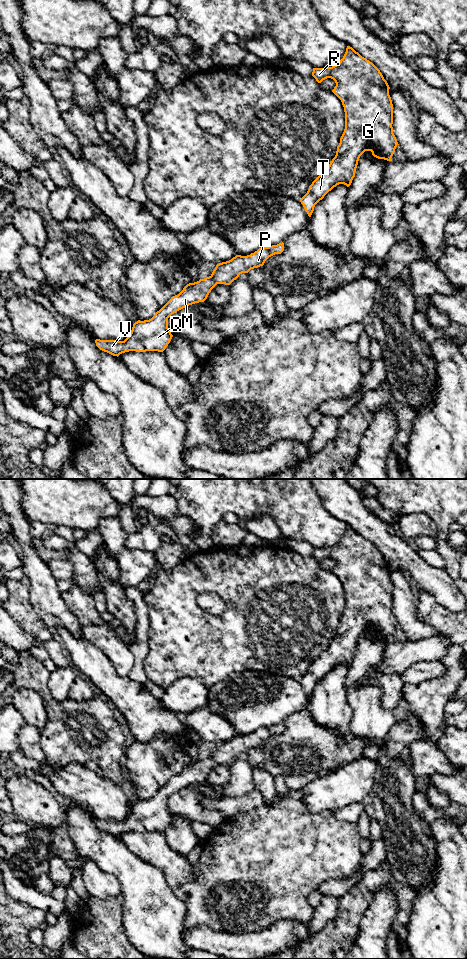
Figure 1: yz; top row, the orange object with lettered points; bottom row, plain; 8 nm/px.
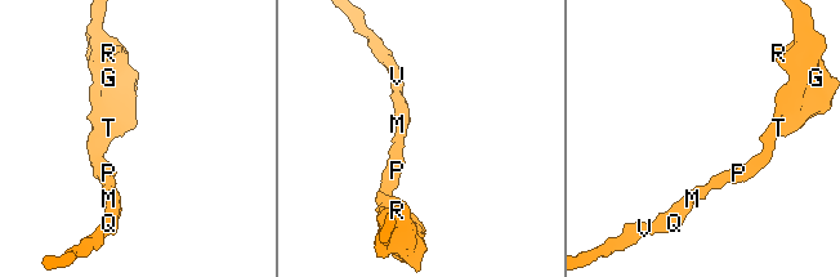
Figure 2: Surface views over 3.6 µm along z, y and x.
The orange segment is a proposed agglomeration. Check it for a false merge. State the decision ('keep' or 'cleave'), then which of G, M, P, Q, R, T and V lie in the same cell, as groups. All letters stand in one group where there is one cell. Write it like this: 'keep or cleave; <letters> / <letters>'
keep; G M P Q R T V

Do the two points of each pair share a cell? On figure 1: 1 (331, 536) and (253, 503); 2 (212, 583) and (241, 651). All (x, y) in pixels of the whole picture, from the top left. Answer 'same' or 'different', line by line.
1: same
2: same

